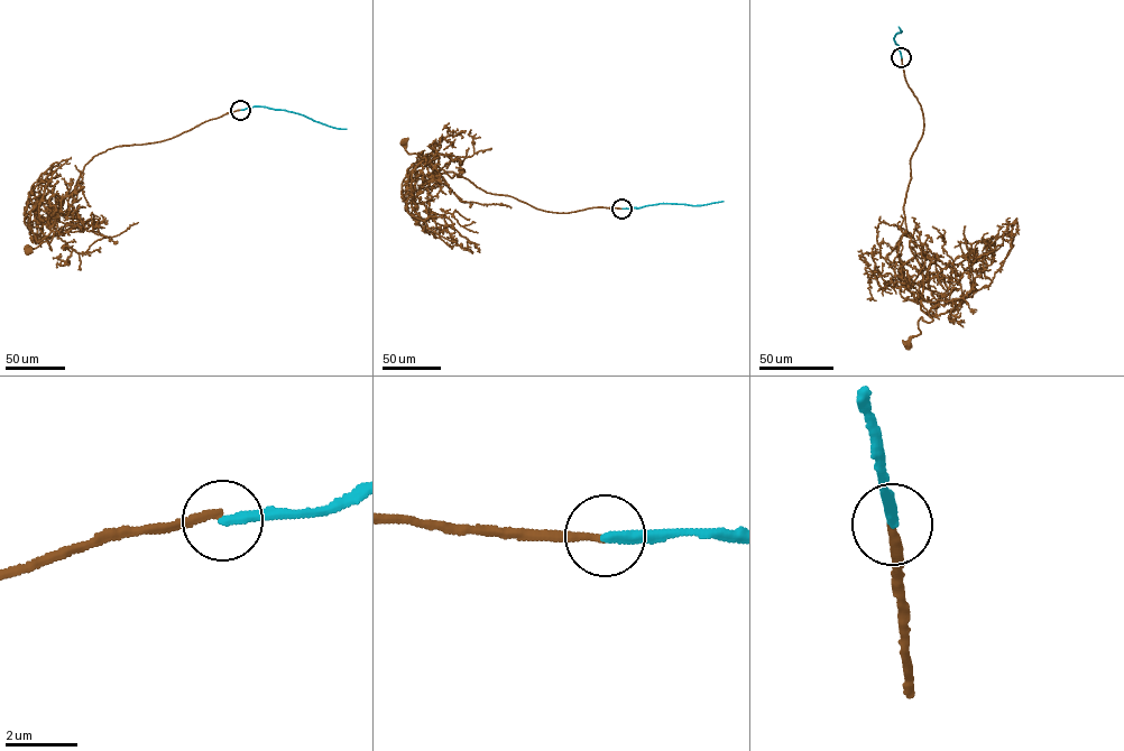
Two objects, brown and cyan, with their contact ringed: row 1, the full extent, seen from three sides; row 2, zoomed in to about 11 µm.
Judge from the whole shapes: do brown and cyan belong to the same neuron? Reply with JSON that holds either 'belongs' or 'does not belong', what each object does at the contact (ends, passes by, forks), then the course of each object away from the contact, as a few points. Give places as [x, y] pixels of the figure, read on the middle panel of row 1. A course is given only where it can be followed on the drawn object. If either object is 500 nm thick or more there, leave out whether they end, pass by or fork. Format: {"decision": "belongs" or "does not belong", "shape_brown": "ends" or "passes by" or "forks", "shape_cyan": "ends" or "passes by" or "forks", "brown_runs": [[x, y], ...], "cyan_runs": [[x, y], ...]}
{"decision": "does not belong", "shape_brown": "ends", "shape_cyan": "ends", "brown_runs": [[622, 209], [537, 209], [453, 172], [438, 173], [403, 140]], "cyan_runs": [[622, 209], [665, 203], [700, 205], [722, 201]]}

